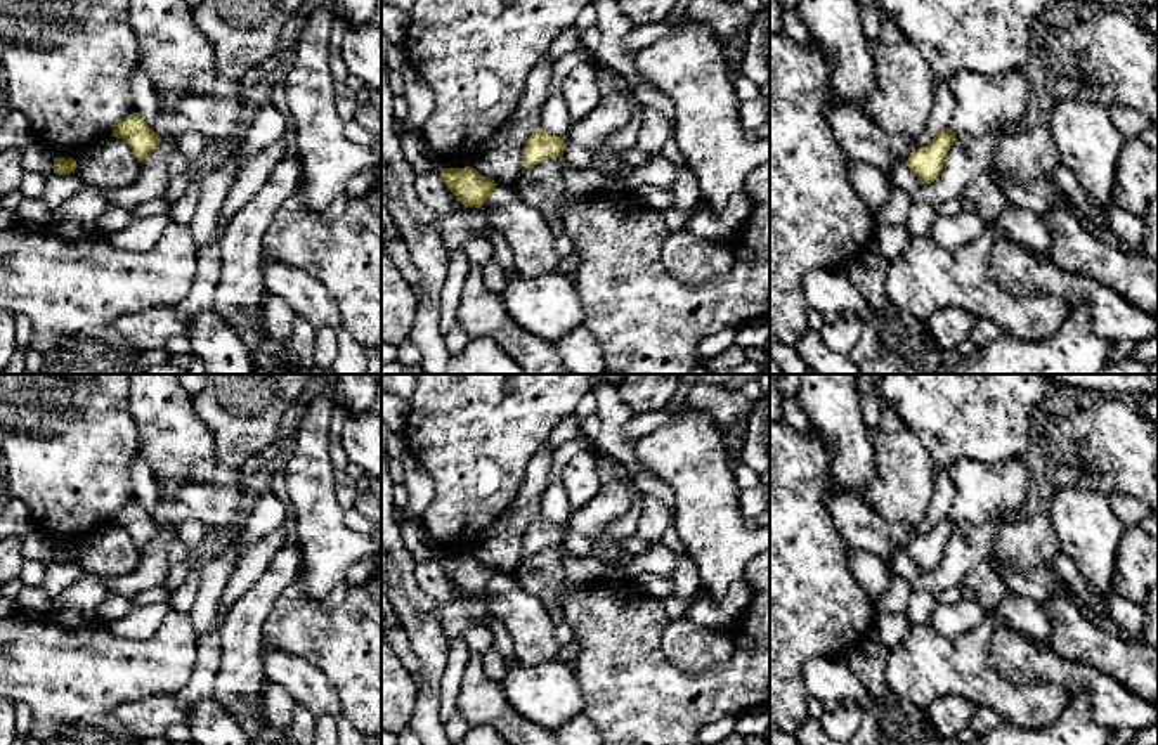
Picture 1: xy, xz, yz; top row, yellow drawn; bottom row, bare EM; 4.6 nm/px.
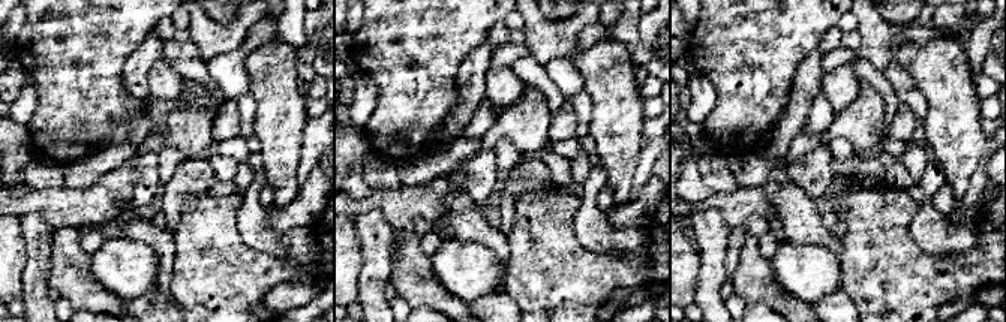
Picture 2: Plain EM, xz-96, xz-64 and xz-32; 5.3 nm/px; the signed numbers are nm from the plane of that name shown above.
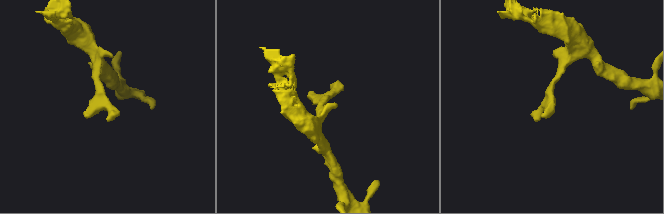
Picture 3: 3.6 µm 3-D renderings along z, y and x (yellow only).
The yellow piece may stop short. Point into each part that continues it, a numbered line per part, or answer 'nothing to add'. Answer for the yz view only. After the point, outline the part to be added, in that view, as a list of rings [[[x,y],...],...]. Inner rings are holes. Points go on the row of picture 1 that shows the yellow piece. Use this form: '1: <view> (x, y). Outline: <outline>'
nothing to add

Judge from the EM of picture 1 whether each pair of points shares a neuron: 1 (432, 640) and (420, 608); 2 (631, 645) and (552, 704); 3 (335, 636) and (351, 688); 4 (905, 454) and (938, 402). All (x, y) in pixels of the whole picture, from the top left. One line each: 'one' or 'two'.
1: one
2: two
3: one
4: two

